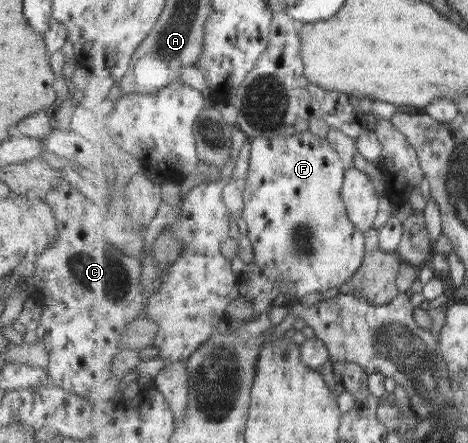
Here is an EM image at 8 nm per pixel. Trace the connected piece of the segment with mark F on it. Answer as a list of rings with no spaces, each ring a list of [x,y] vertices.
[[[311,129],[294,135],[256,138],[246,192],[245,220],[249,235],[256,247],[256,262],[247,266],[249,290],[247,297],[260,313],[272,313],[281,305],[293,305],[311,293],[342,287],[362,269],[367,259],[367,232],[360,230],[350,218],[343,189],[347,180],[347,167],[338,149]]]

